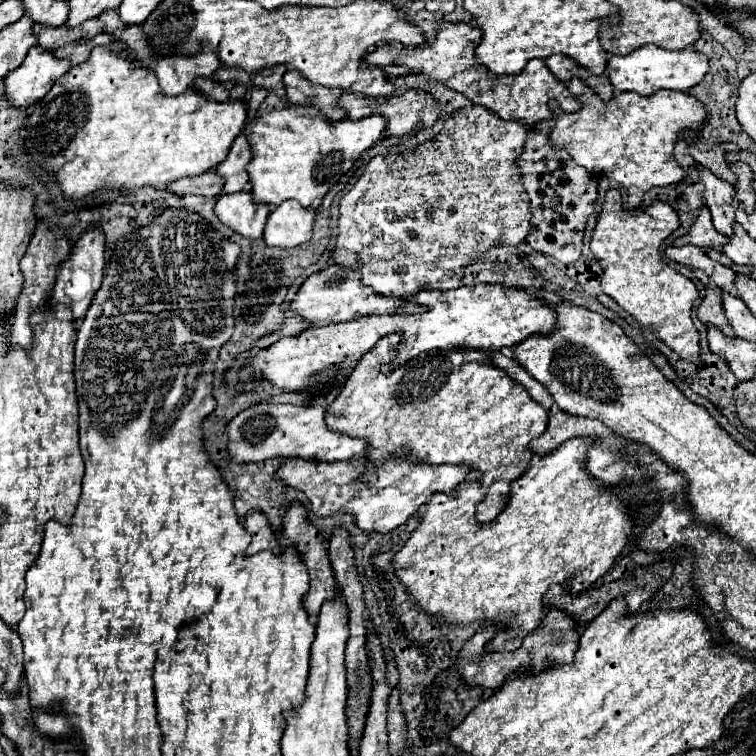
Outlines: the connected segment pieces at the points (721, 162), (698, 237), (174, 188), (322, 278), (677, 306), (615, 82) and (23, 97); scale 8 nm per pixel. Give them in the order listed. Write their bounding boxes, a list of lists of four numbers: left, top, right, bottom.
[[688,143,738,183],[672,205,728,249],[168,173,224,197],[290,265,406,325],[590,189,698,361],[606,45,708,95],[2,47,68,109]]

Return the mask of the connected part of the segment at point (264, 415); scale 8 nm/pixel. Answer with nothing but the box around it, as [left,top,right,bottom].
[226,403,366,463]

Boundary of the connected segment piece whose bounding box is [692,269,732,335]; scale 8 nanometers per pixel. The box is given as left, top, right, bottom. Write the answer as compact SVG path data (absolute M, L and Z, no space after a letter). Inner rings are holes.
M692 269L692 273L694 273L694 275L704 283L704 287L706 287L706 295L704 295L704 299L702 299L702 303L700 303L698 311L696 311L698 319L700 319L702 323L706 323L706 325L716 325L716 327L718 327L722 333L726 333L726 335L732 335L732 329L730 329L730 325L728 325L728 321L726 321L726 317L724 317L722 291L720 291L720 287L716 287L716 285L712 283L712 279L708 279L702 271Z

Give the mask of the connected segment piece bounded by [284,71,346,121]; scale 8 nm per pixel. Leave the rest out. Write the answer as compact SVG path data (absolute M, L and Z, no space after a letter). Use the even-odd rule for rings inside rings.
M286 71L284 87L286 87L288 101L294 105L316 107L330 121L340 121L346 117L346 111L336 107L342 89L328 89L328 87L314 85L302 75L298 75L296 71Z

